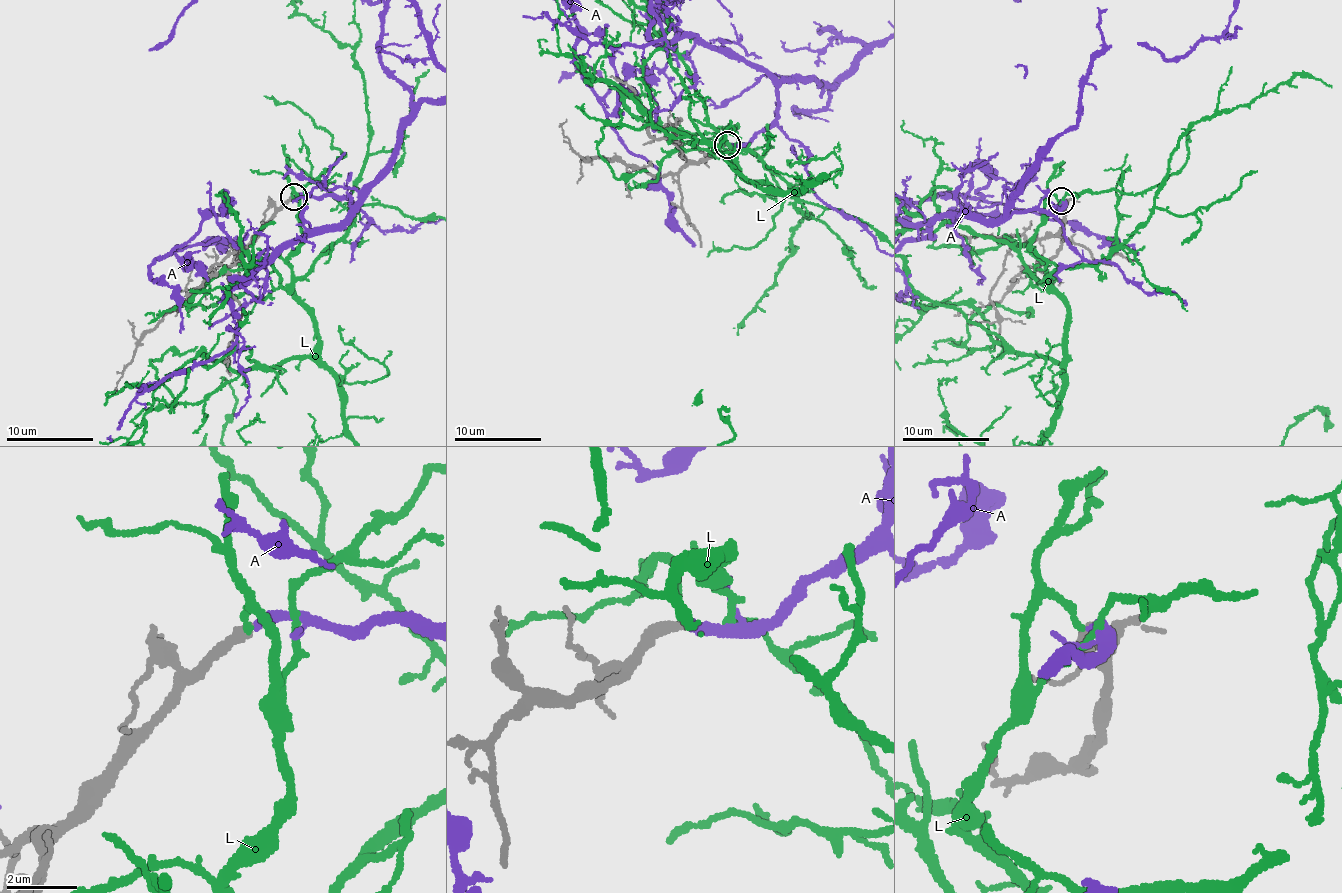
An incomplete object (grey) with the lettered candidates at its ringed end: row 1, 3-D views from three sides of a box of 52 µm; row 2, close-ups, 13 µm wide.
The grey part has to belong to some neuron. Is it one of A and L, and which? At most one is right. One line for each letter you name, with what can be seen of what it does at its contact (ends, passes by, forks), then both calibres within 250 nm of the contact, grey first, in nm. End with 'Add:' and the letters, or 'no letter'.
A: it ends; calibres 300 and 280 nm
Add: A

